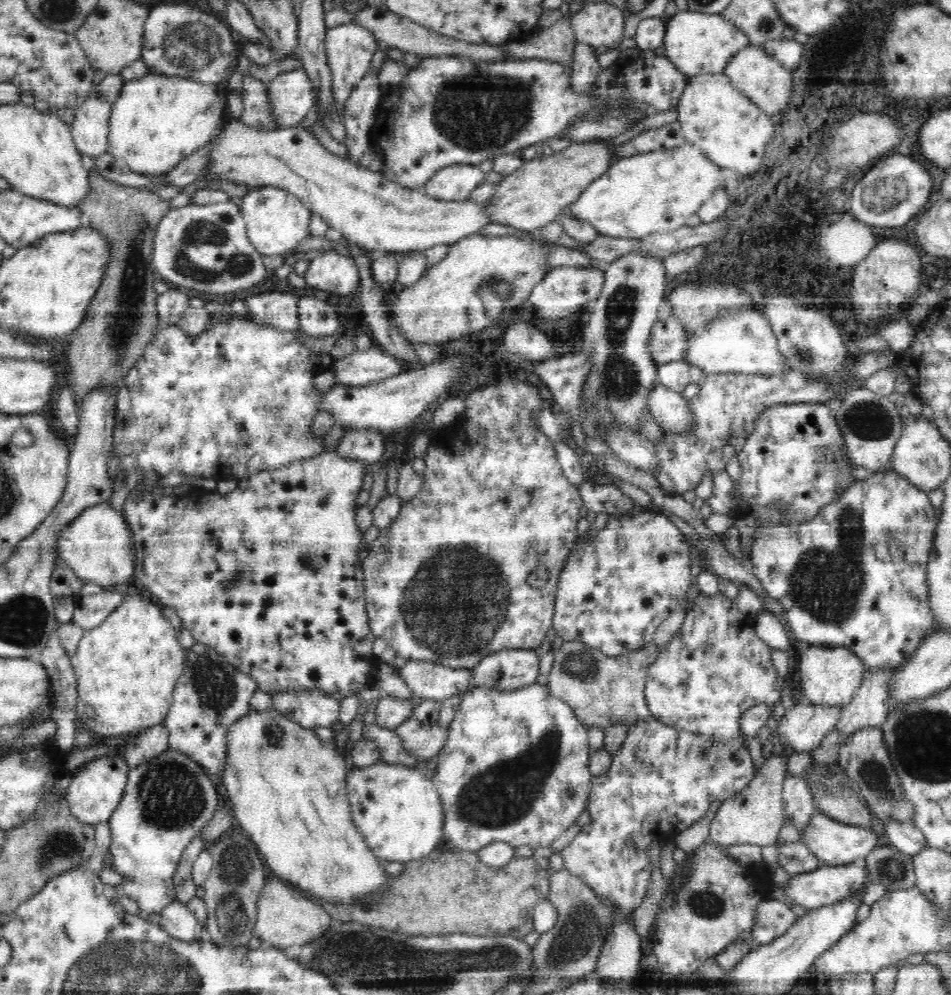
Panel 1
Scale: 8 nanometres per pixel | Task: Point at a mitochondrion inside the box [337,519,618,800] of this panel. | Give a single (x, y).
(453, 605)

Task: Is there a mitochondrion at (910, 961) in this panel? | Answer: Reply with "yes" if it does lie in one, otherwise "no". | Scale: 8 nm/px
no

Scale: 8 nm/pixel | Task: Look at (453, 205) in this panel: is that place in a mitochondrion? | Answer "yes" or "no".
no

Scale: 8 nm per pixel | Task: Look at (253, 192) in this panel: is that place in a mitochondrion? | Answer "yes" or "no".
no

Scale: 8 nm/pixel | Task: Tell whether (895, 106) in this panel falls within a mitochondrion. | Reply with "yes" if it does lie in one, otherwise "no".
no

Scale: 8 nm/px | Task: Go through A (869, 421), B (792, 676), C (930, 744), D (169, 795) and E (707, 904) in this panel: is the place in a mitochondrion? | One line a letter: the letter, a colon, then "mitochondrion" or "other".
A: mitochondrion
B: other
C: mitochondrion
D: mitochondrion
E: mitochondrion

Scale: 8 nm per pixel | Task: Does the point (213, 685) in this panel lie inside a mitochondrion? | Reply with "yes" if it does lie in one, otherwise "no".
yes

